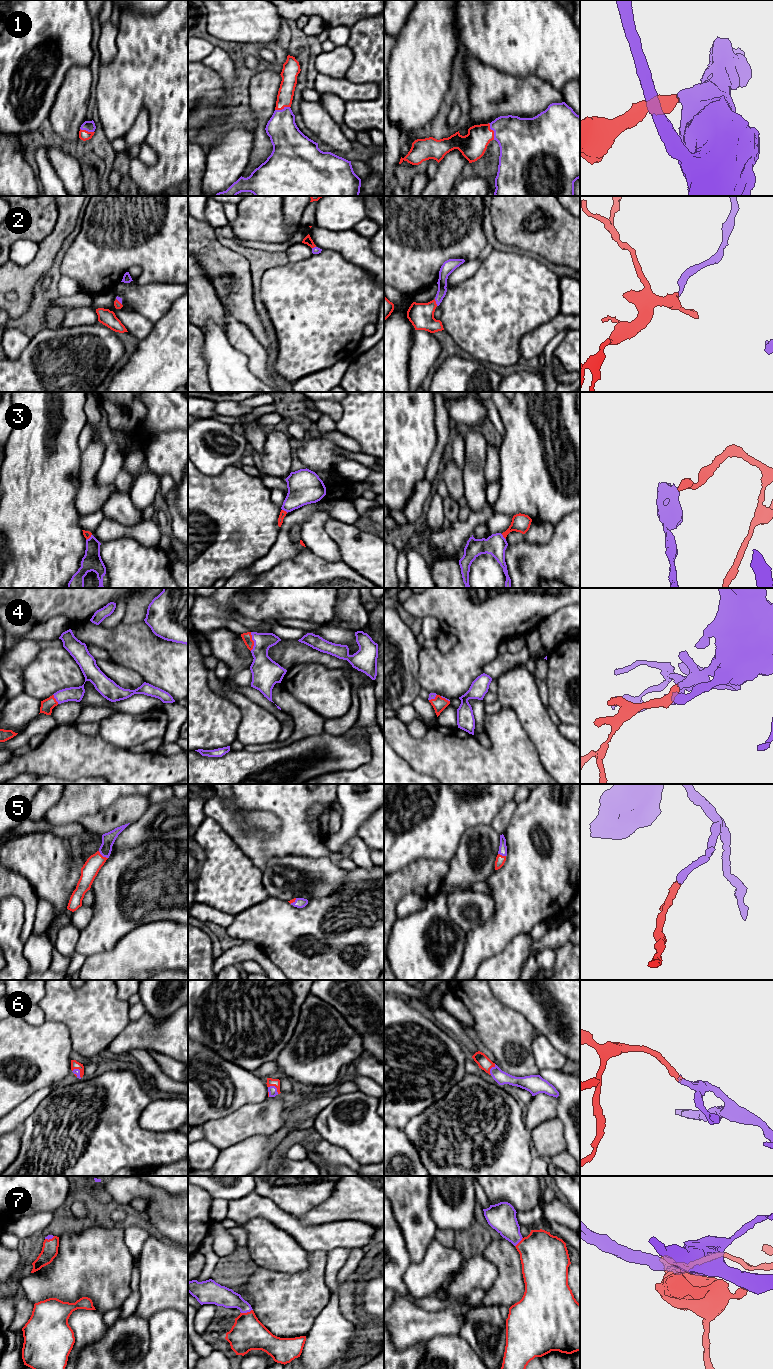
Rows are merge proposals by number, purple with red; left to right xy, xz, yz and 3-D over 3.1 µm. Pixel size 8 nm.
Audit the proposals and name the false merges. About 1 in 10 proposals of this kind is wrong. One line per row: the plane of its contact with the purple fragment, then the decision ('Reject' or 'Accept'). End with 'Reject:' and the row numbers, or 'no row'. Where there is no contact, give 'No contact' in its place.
1: Touches purple in yz. Accept
2: Touches purple in yz. Accept
3: Touches purple in xz. Reject
4: Touches purple in xz. Accept
5: Touches purple in xy. Accept
6: Touches purple in xz. Accept
7: Touches purple in xz. Accept
Reject: 3

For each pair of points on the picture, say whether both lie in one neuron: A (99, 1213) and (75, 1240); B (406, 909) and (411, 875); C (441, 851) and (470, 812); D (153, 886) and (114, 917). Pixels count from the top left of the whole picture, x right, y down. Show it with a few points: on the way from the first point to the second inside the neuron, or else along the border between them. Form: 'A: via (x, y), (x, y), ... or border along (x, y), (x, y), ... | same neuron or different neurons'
A: border along (108, 1227), (93, 1225), (62, 1235) | different neurons
B: border along (425, 900), (407, 893), (396, 904), (394, 913) | different neurons
C: via (441, 841), (460, 822) | same neuron
D: via (143, 888), (124, 907) | same neuron

